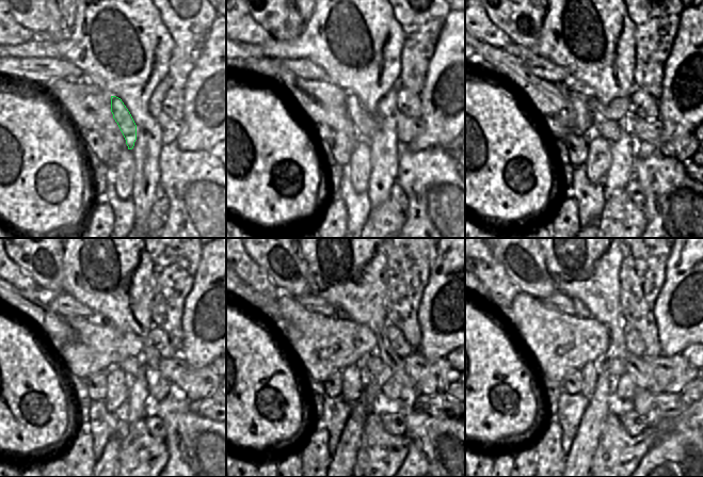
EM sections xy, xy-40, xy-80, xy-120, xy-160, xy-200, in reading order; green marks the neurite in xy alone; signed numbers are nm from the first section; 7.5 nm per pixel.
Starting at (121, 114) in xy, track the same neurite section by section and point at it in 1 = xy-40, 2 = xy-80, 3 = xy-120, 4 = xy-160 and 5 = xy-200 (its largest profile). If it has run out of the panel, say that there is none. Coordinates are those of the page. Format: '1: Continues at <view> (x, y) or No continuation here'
1: Continues at xy-40 (365, 124)
2: Continues at xy-80 (609, 129)
3: Continues at xy-120 (132, 366)
4: Continues at xy-160 (373, 364)
5: Continues at xy-200 (617, 369)

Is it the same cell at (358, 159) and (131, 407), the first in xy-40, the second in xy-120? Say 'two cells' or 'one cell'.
two cells

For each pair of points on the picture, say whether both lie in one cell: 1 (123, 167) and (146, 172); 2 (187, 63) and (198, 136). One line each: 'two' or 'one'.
1: two
2: two

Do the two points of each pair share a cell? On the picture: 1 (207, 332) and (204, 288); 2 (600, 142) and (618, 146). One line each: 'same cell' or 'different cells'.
1: same cell
2: different cells

